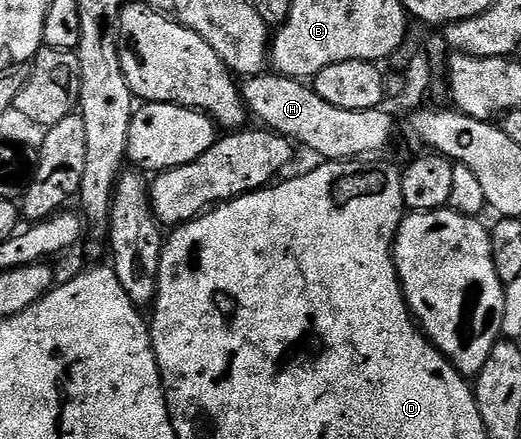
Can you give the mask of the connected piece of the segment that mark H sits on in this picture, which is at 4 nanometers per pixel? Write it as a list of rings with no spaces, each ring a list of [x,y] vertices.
[[[264,72],[246,79],[242,83],[241,93],[247,109],[252,115],[260,118],[262,125],[268,130],[282,134],[284,138],[291,139],[292,143],[300,147],[308,146],[318,157],[332,162],[346,162],[348,160],[363,160],[368,156],[375,156],[378,150],[383,150],[391,142],[395,134],[395,118],[386,114],[386,109],[377,110],[346,110],[329,104],[329,100],[321,100],[321,96],[306,81],[289,78],[286,74],[278,72]]]

